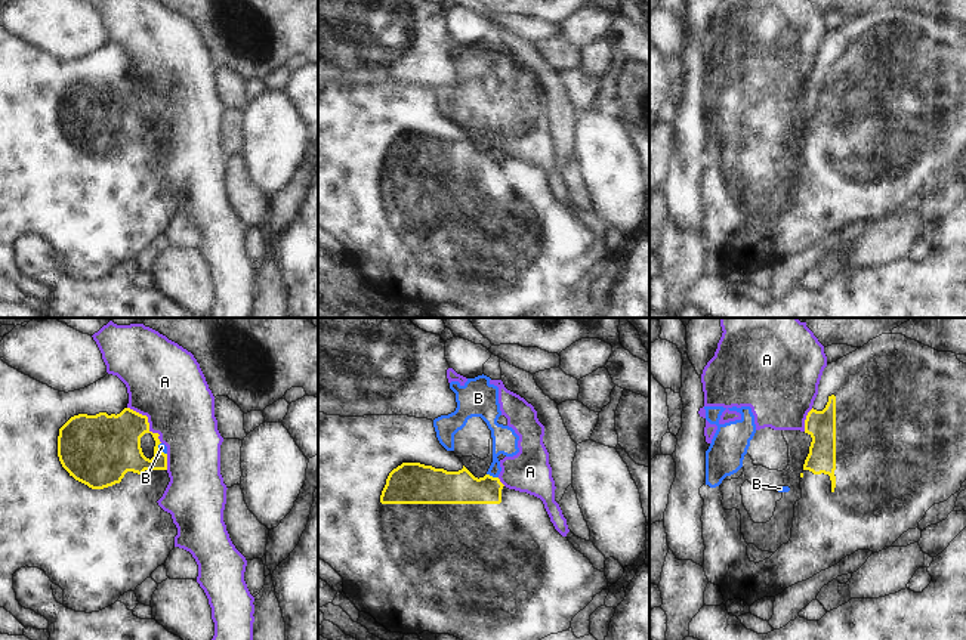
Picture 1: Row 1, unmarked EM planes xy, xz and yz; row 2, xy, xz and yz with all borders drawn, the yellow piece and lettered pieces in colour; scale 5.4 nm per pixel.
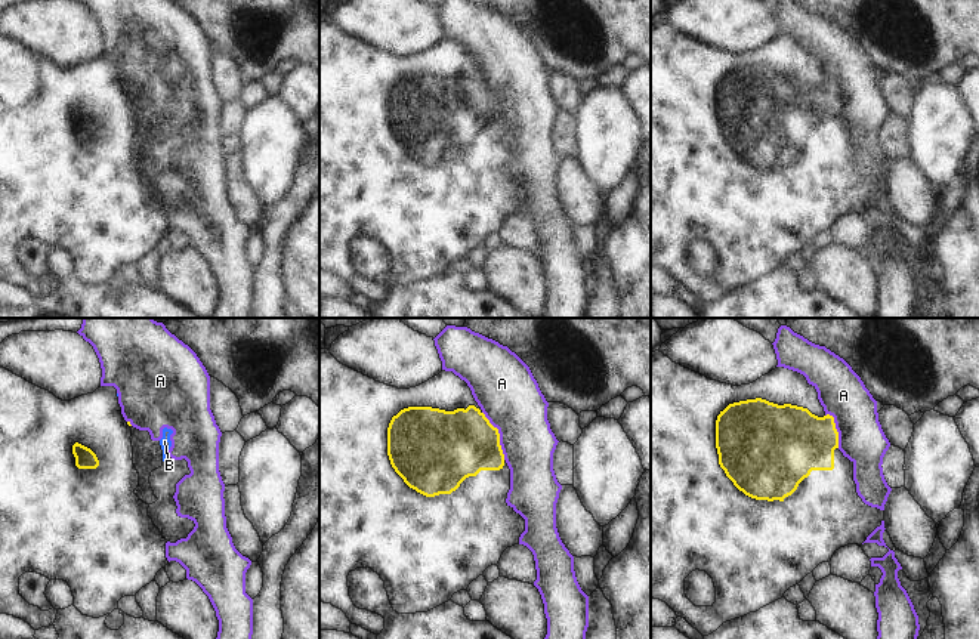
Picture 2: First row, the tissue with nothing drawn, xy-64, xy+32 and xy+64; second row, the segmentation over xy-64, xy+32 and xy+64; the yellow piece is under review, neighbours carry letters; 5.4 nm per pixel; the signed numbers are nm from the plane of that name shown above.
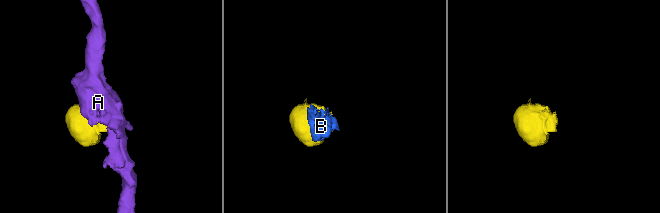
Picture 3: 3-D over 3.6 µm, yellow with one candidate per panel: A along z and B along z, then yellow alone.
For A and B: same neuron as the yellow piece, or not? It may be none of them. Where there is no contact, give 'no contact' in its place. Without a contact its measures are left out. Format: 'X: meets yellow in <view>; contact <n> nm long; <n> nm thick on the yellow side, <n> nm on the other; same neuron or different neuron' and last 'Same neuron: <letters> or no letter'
A: meets yellow in xy; contact 280 nm long; 340 nm thick on the yellow side, 420 nm on the other; different neuron
B: meets yellow in xz; contact 70 nm long; 180 nm thick on the yellow side, 140 nm on the other; different neuron
Same neuron: no letter

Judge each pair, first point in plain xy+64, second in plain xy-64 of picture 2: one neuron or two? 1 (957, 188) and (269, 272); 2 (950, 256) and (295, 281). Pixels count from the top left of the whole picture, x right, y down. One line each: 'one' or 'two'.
1: one
2: one

